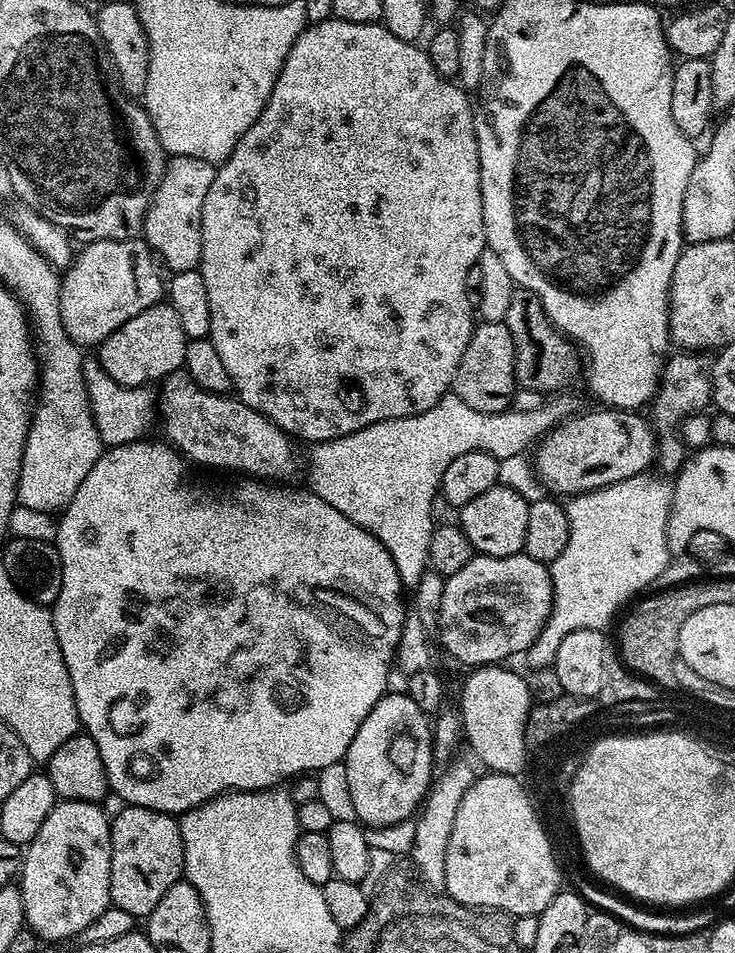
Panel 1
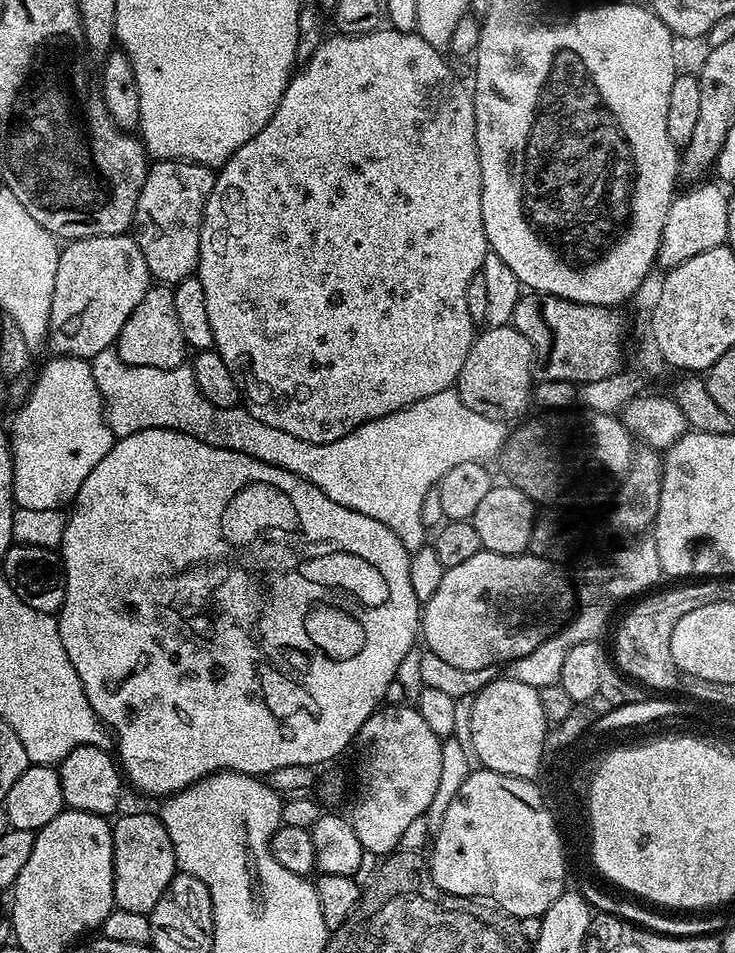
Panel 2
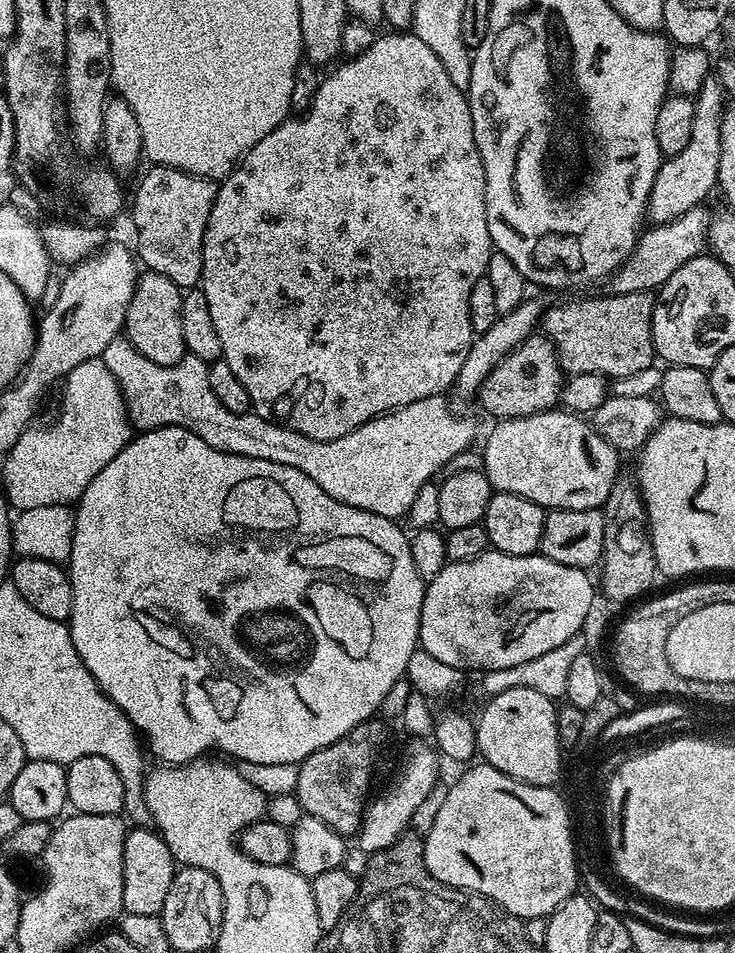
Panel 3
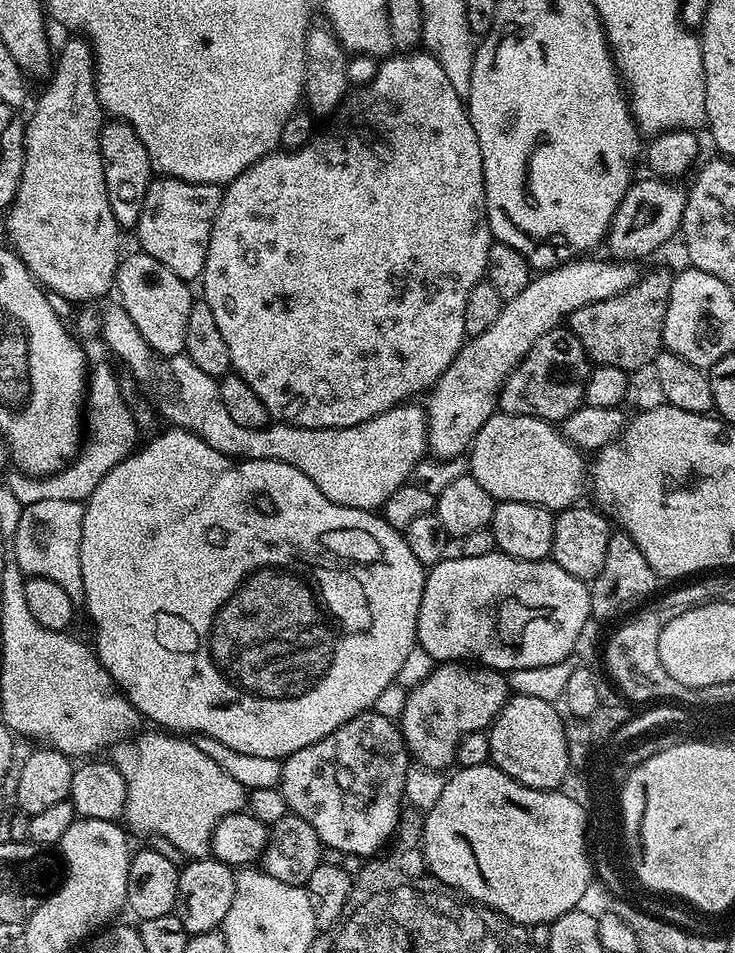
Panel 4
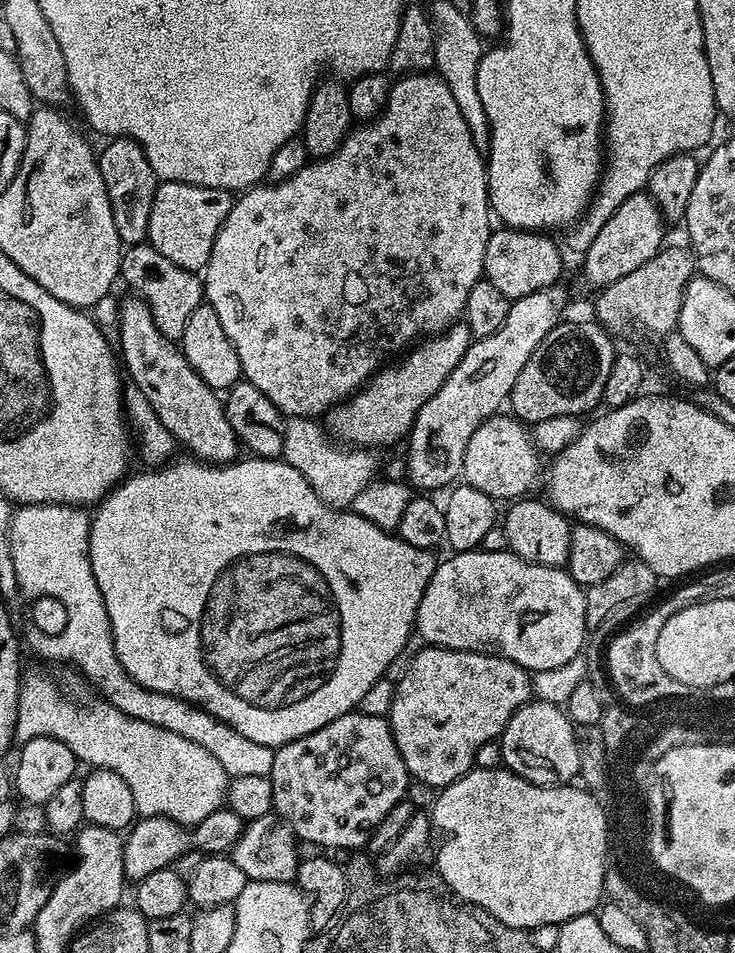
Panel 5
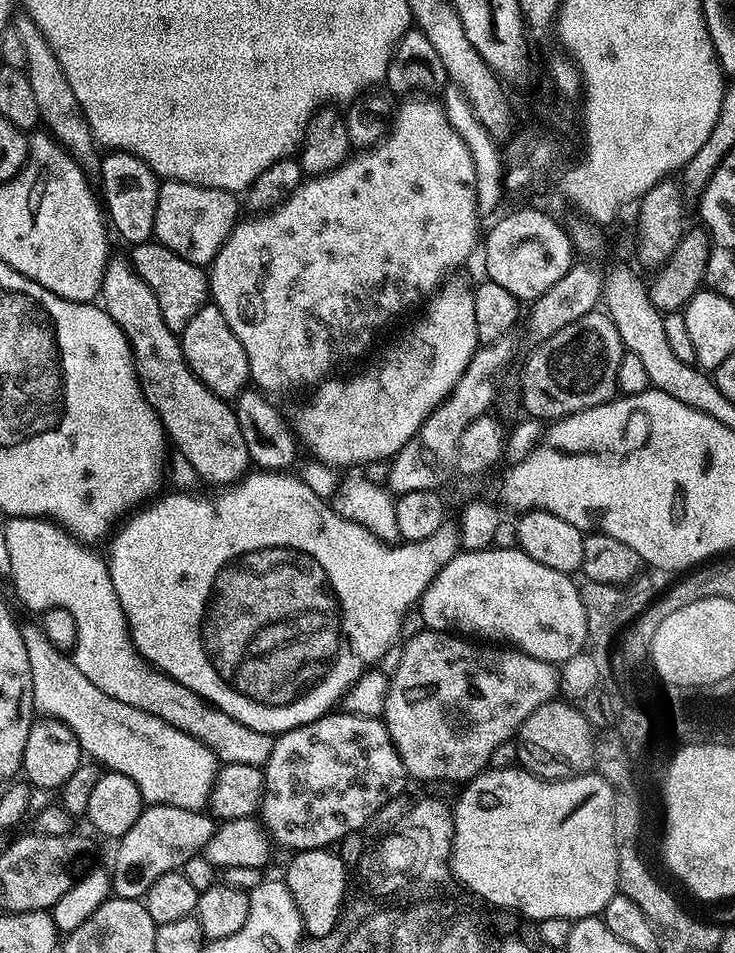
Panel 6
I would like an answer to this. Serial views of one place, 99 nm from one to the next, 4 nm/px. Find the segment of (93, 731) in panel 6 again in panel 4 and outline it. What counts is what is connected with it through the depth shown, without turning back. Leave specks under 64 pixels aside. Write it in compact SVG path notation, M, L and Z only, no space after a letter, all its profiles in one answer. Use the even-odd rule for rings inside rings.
M164 730L151 731L141 731L135 738L121 740L110 749L111 763L116 765L126 782L123 823L133 833L136 831L161 835L167 841L174 842L185 858L195 857L196 840L208 842L216 824L224 815L241 811L245 807L246 789L234 782L234 778L230 778L230 774L226 774L226 770L222 770L222 766L218 766L214 758L206 758L206 754L202 754L202 750L198 750L198 746L191 739L181 738Z

